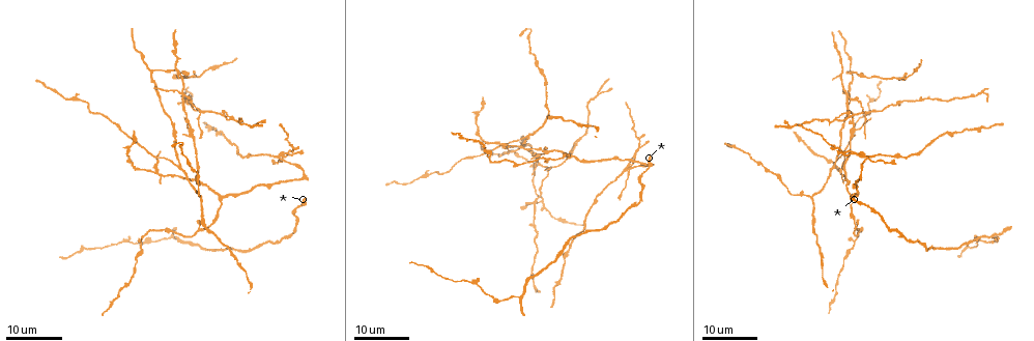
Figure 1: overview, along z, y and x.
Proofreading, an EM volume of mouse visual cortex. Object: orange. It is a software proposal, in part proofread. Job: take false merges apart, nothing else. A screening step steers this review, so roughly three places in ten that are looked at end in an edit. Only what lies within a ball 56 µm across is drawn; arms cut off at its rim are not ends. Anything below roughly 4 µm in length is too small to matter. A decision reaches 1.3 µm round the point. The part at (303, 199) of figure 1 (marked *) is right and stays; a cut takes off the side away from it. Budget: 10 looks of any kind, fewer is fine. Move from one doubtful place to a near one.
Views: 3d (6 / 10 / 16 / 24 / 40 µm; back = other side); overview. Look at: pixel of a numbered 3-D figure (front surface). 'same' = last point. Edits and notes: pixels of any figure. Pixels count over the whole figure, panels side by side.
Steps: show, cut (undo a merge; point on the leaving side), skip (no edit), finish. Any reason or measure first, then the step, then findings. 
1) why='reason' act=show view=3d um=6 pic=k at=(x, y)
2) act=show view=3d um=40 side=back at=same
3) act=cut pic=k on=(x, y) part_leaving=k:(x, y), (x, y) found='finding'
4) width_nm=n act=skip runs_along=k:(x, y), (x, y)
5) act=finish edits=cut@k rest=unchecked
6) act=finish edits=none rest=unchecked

why='three arms meet' act=show view=3d um=16 pic=1 at=(218, 197)

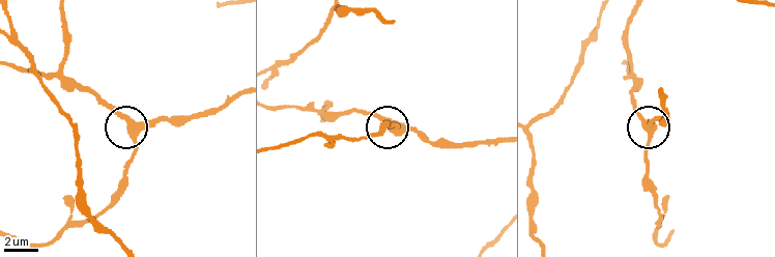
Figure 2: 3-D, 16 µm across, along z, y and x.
why='closer look' act=show view=3d um=6 pic=2 at=(131, 129)

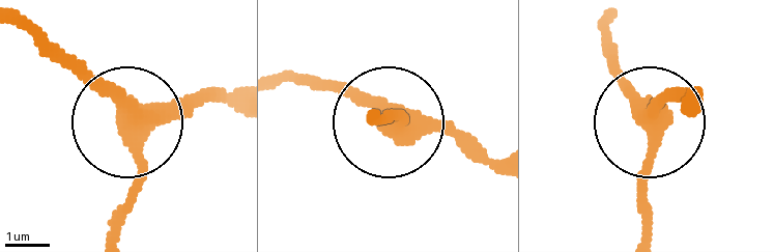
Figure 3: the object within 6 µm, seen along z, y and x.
arms=3 act=skip found='all the same neuron'

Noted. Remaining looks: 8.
why='three-way junction' act=show view=3d um=16 pic=1 at=(832, 168)

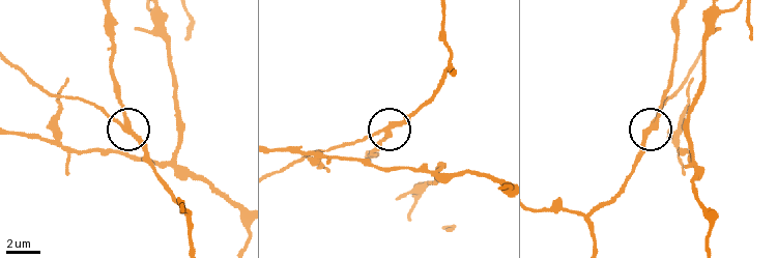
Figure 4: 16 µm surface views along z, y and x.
act=show view=3d um=10 pic=4 at=(653, 127)

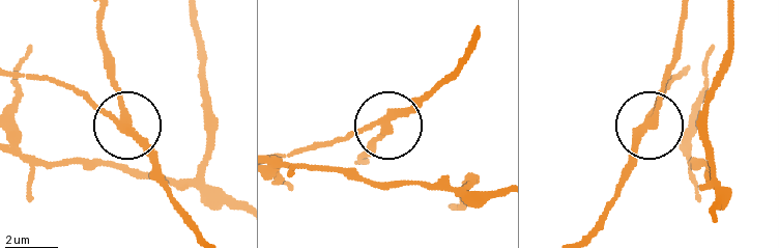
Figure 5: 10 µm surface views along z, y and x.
width_nm=250 act=cut pic=5 on=(120, 99) part_leaving=5:(128, 128), (102, 17) found='a second neuron is stuck on'

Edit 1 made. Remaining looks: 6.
why='arms part here' act=show view=3d um=16 pic=1 at=(838, 170)

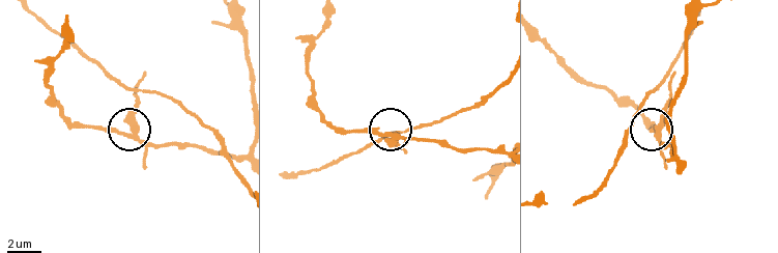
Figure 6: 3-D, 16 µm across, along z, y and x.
act=show view=3d um=10 pic=6 at=(133, 131)

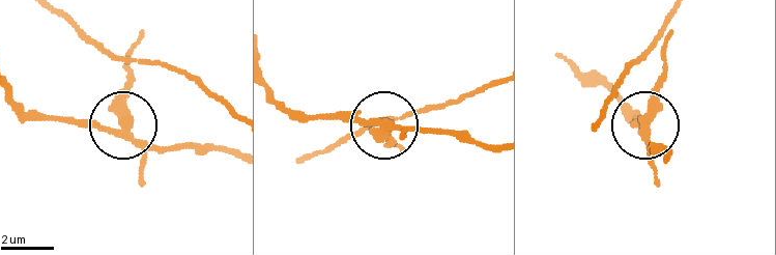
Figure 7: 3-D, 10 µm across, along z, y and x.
arms=3 act=cut pic=7 on=(115, 100) part_leaving=7:(650, 133), (670, 30) found='a second neuron is stuck on'

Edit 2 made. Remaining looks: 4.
why='three arms meet' act=show view=3d um=16 pic=1 at=(200, 199)

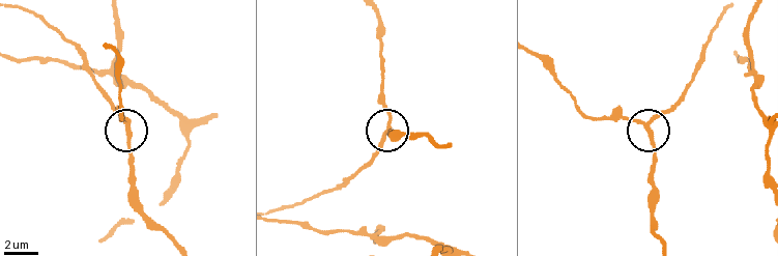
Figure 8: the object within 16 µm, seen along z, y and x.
act=show view=3d um=10 pic=8 at=(129, 131)

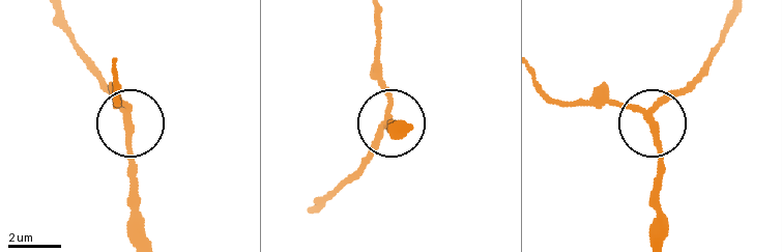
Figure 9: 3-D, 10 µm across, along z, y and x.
why='from behind' act=show view=3d um=10 side=back pic=9 at=(128, 123)

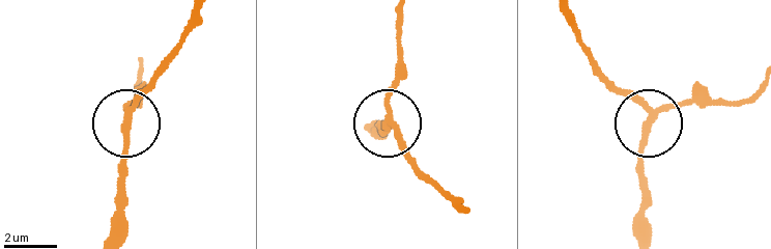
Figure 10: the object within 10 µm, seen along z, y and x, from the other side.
act=skip found='continuous, no second neuron'

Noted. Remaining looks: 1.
act=finish edits=cut@5,cut@7 rest=unchecked

